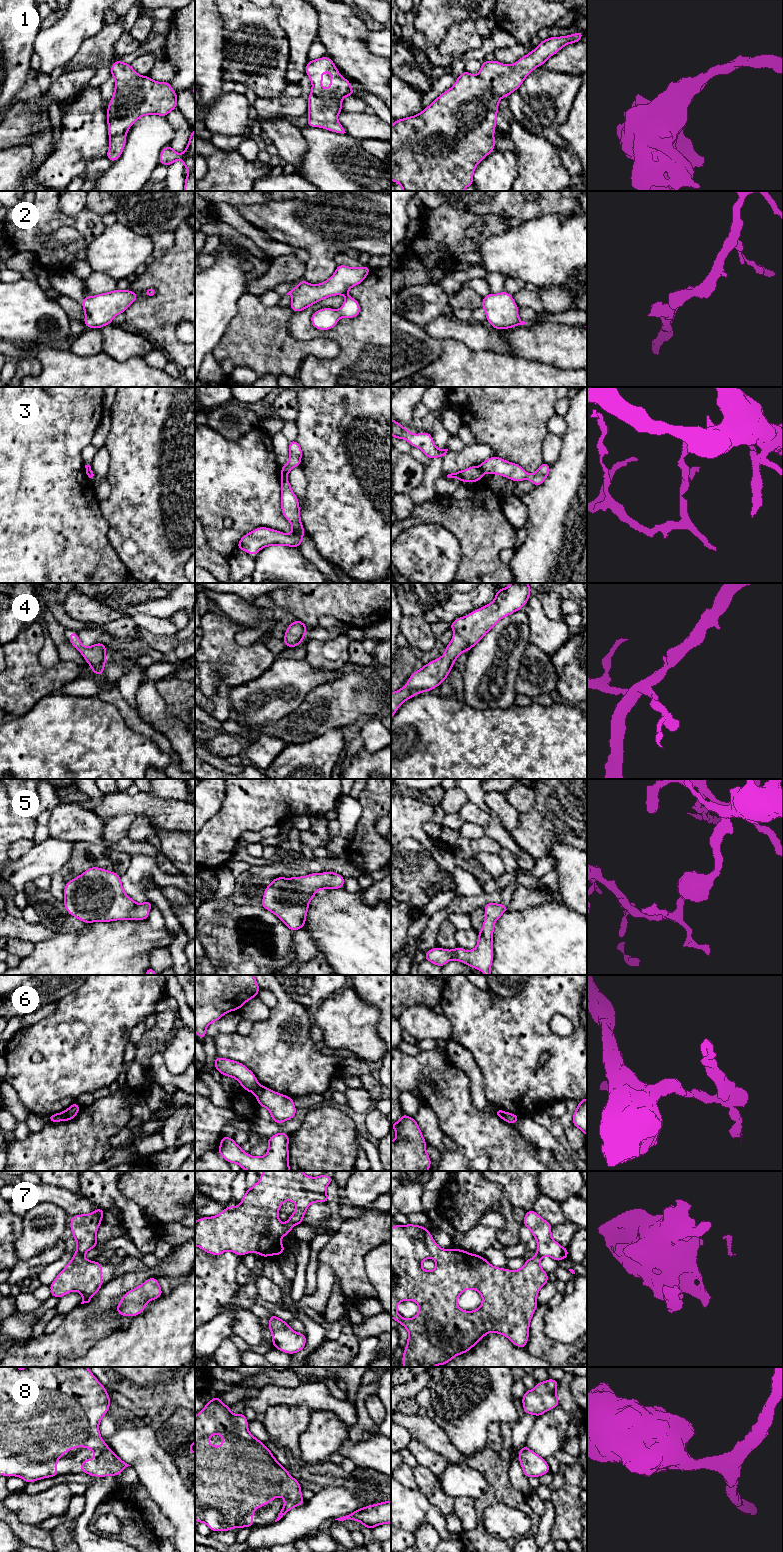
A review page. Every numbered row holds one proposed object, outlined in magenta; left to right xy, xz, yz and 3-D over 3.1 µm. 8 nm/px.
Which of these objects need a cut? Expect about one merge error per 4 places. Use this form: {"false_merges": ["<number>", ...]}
{"false_merges": ["3", "6", "7"]}

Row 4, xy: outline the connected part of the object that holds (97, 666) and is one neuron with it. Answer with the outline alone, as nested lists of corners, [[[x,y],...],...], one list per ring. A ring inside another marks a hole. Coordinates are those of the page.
[[[70,632],[69,641],[77,648],[87,661],[94,674],[103,675],[104,665],[107,662],[105,654],[107,652],[105,643],[97,643],[90,647],[82,645],[78,635],[75,632]]]

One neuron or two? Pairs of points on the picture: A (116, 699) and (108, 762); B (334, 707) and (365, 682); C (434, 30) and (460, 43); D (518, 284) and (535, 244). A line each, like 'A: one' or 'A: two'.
A: two
B: one
C: two
D: two

